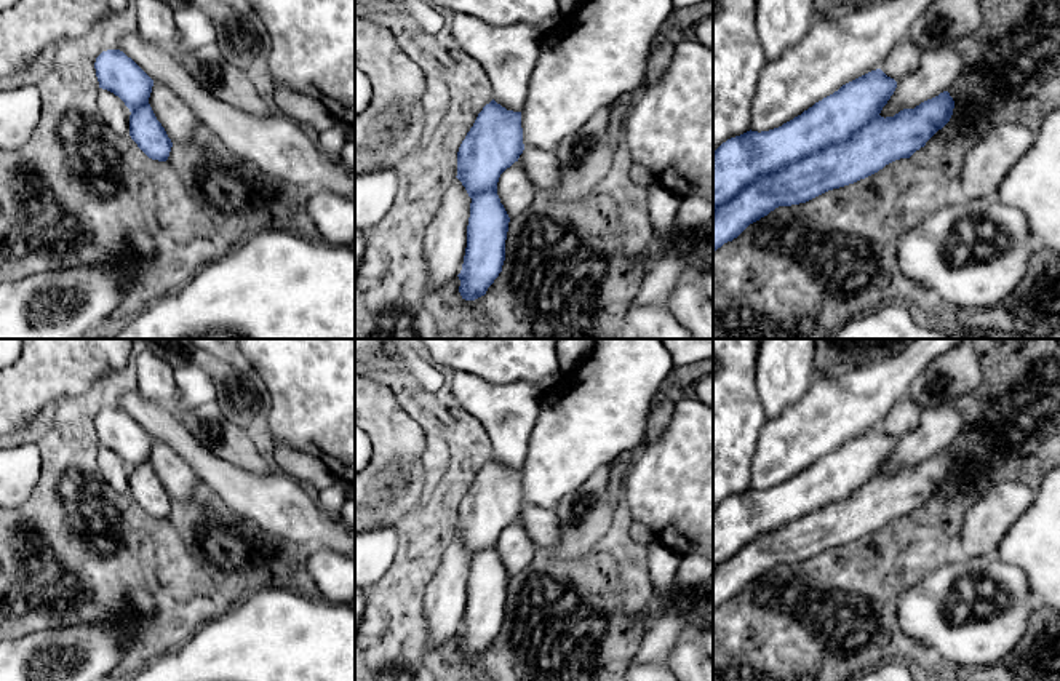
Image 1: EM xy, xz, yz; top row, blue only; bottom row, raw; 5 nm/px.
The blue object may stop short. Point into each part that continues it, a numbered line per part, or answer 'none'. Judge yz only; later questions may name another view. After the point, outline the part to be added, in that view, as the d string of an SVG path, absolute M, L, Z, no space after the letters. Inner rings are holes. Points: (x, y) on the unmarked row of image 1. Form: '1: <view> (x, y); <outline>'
1: yz (939, 427); M958 403L923 411L919 425L897 440L894 452L879 473L894 475L903 467L915 467L921 460L948 449L964 428L964 412Z

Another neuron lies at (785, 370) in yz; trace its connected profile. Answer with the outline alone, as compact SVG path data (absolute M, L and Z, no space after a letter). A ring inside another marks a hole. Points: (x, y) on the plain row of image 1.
M761 339L756 390L767 419L799 401L815 379L814 339Z

